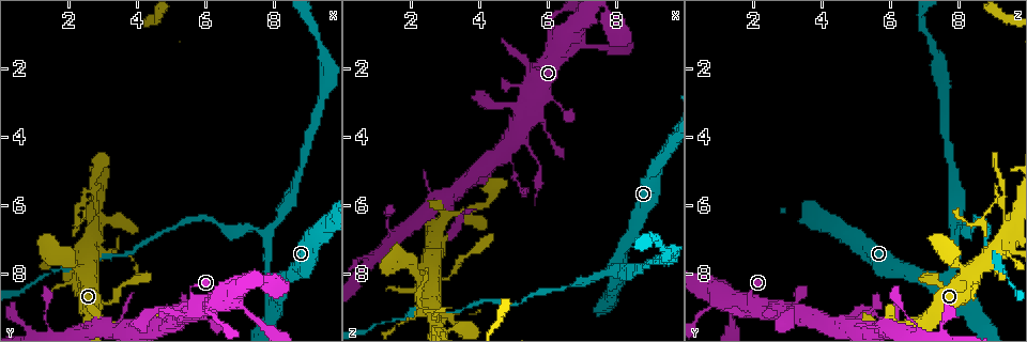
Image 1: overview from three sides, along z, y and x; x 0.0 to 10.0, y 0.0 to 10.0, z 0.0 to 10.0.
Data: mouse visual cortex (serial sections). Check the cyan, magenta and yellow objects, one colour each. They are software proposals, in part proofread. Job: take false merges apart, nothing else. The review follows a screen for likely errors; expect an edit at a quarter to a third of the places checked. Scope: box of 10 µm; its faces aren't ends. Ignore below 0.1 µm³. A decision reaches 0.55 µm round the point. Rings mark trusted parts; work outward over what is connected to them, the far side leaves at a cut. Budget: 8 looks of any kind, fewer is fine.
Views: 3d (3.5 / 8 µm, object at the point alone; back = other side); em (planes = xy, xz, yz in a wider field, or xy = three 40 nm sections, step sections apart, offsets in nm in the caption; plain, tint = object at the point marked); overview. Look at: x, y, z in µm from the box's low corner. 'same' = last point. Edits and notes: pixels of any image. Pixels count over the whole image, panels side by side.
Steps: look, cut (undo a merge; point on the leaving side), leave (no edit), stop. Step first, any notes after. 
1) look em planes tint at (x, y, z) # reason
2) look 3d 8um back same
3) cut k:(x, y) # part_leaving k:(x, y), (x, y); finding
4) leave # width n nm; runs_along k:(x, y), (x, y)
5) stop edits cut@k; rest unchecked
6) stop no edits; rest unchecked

look 3d 3.5um at (7.85, 6.80, 7.85) # three-way junction

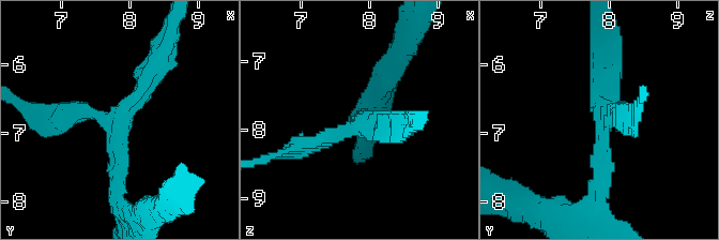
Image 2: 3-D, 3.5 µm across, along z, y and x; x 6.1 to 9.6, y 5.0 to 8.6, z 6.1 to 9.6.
look em xy step 2 tint at (7.90, 6.85, 7.90) # now the EM

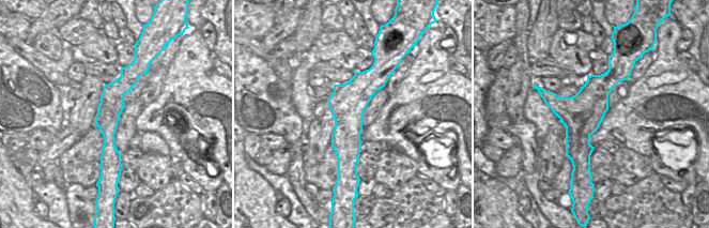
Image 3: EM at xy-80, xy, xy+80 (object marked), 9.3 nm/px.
leave # arm_widths 200, 250, 300 nm; all the same cell

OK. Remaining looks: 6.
look 3d 8um at (1.35, 8.00, 9.40) # a narrow waist

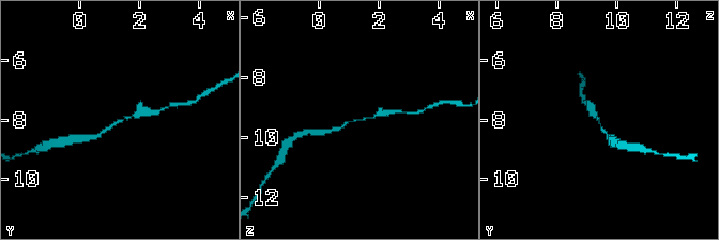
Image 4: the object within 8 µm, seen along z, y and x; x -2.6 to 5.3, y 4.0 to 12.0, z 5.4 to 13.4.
look em xy step 5 tint same

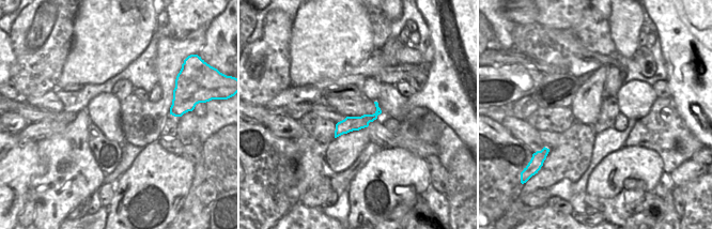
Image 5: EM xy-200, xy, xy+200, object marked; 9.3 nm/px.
leave # arm_widths 150, 250 nm; runs_along 5:(373, 117), (350, 123), (337, 133); one cell here

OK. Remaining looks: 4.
look 3d 8um at (2.85, 6.15, 9.30) # narrows sharply

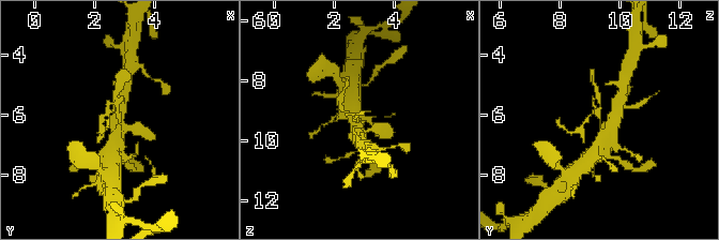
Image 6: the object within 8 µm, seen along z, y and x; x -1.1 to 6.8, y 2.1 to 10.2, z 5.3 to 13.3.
look 3d 3.5um same # closer look

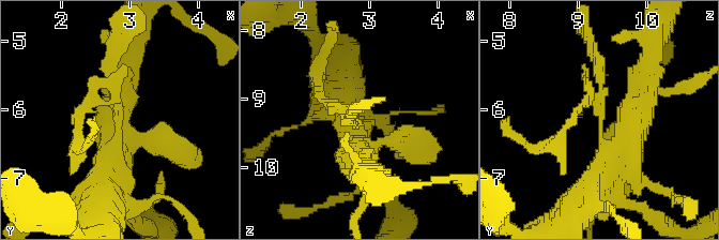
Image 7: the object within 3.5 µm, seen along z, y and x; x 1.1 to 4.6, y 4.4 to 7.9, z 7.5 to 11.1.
look em xy step 3 tint at (2.80, 6.20, 9.30) # shape alone is not enough

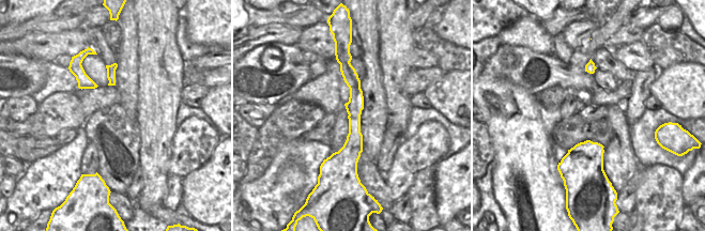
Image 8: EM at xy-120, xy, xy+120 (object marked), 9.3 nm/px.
cut 7:(83, 108) # border 8:(346, 106), (355, 106), (361, 113); two cells meet here

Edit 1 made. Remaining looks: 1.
stop edits cut@7; rest unchecked

